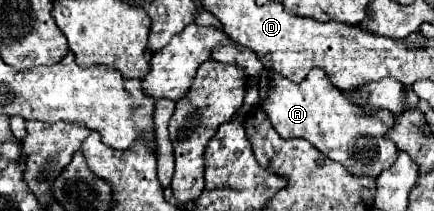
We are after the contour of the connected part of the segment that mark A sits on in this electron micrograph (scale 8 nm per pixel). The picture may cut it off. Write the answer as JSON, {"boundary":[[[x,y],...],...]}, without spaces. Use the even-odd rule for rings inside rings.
{"boundary":[[[314,67],[300,85],[274,71],[262,69],[262,75],[258,75],[258,91],[260,107],[268,113],[282,139],[302,137],[310,141],[320,153],[328,155],[328,159],[342,163],[352,175],[378,177],[396,157],[396,145],[386,139],[394,115],[388,109],[380,109],[378,115],[370,117],[362,115],[358,105],[350,103],[330,81],[326,81],[326,73],[318,67]]]}

